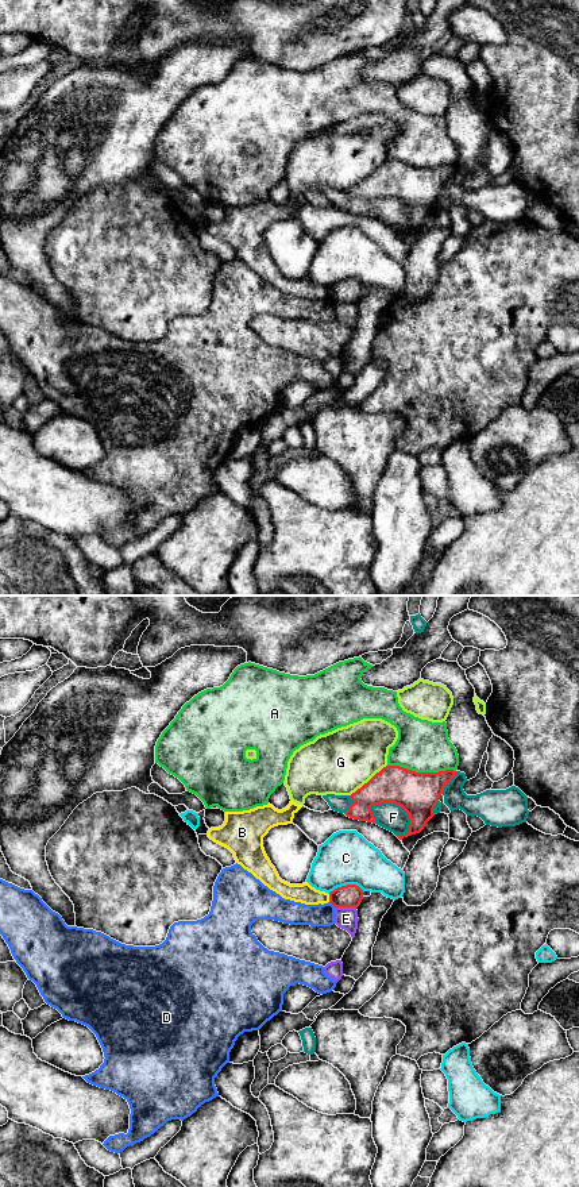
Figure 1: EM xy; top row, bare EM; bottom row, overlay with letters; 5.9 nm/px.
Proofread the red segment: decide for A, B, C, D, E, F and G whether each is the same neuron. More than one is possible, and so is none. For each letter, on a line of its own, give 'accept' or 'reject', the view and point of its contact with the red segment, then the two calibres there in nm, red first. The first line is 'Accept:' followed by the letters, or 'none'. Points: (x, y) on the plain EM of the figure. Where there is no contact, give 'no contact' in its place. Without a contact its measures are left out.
Accept: none
A: reject; meets red in xy at (421, 168); 260 nm thick on the red side, 300 nm on the other
B: reject; meets red in xy at (329, 293); 140 nm thick on the red side, 120 nm on the other
C: reject; meets red in xy at (347, 280); 140 nm thick on the red side, 320 nm on the other
D: reject; meets red in xy at (332, 299); 140 nm thick on the red side, 140 nm on the other
E: reject; meets red in xy at (346, 301); 140 nm thick on the red side, 130 nm on the other
F: reject; meets red in xy at (398, 199); 260 nm thick on the red side, 160 nm on the other
G: reject; meets red in xy at (369, 176); 220 nm thick on the red side, 380 nm on the other

